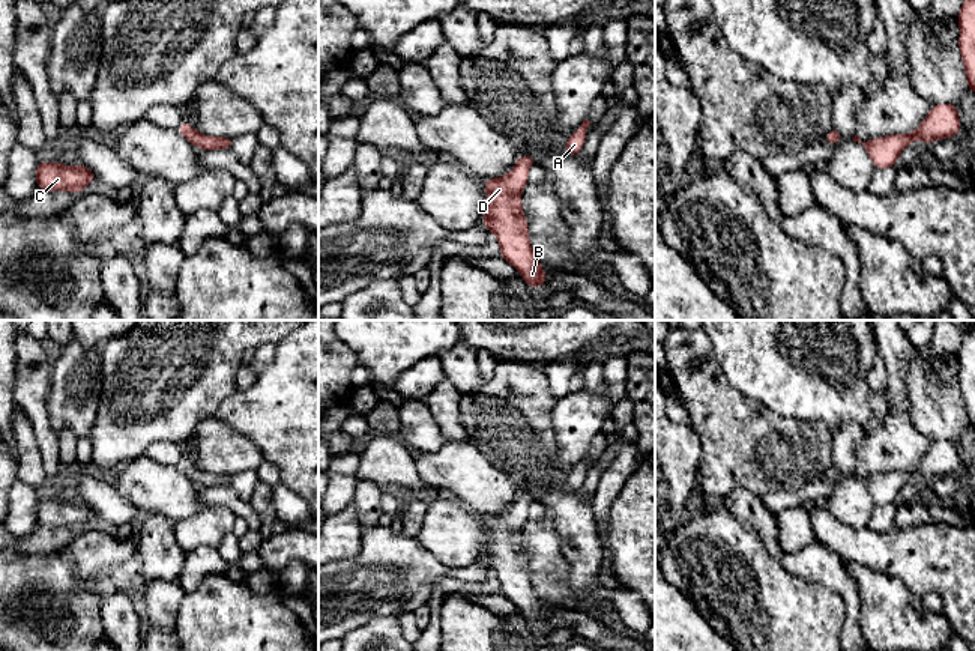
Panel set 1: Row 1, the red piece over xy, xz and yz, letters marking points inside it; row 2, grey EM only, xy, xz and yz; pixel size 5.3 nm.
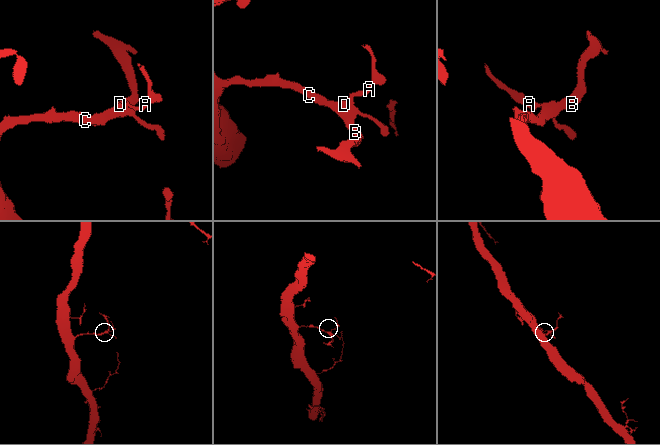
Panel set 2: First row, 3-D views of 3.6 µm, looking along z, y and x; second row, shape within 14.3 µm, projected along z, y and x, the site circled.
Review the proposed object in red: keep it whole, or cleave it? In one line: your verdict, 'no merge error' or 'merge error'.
no merge error

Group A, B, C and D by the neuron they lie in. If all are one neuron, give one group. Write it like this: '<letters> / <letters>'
A B C D

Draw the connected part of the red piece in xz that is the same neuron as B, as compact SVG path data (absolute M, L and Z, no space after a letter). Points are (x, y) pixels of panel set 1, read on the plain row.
M520 492L511 510L485 516L487 540L482 559L497 573L500 592L518 606L530 624L539 624L545 621L545 609L530 583L529 561L520 537L533 501L536 498L532 493Z

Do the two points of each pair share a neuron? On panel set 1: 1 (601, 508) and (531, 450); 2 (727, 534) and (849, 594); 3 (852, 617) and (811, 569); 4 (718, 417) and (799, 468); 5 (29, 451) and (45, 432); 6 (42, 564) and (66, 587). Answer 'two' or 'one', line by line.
1: two
2: two
3: one
4: one
5: two
6: one

